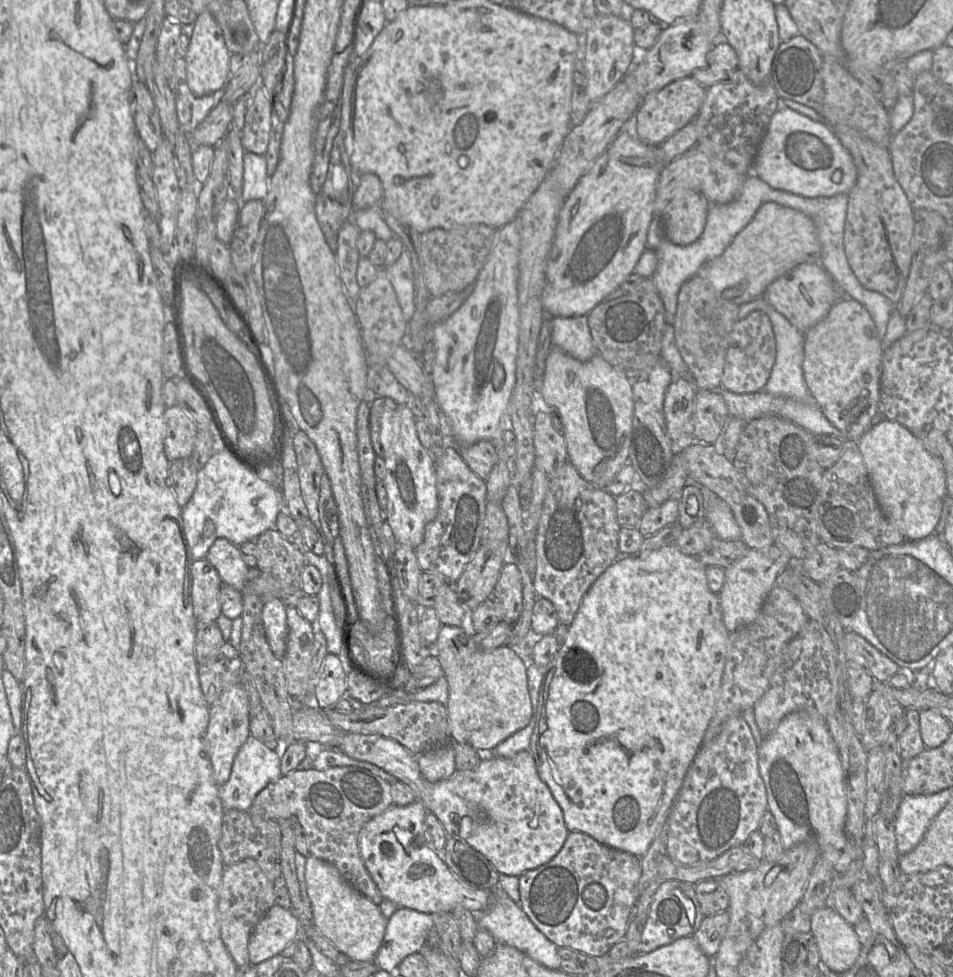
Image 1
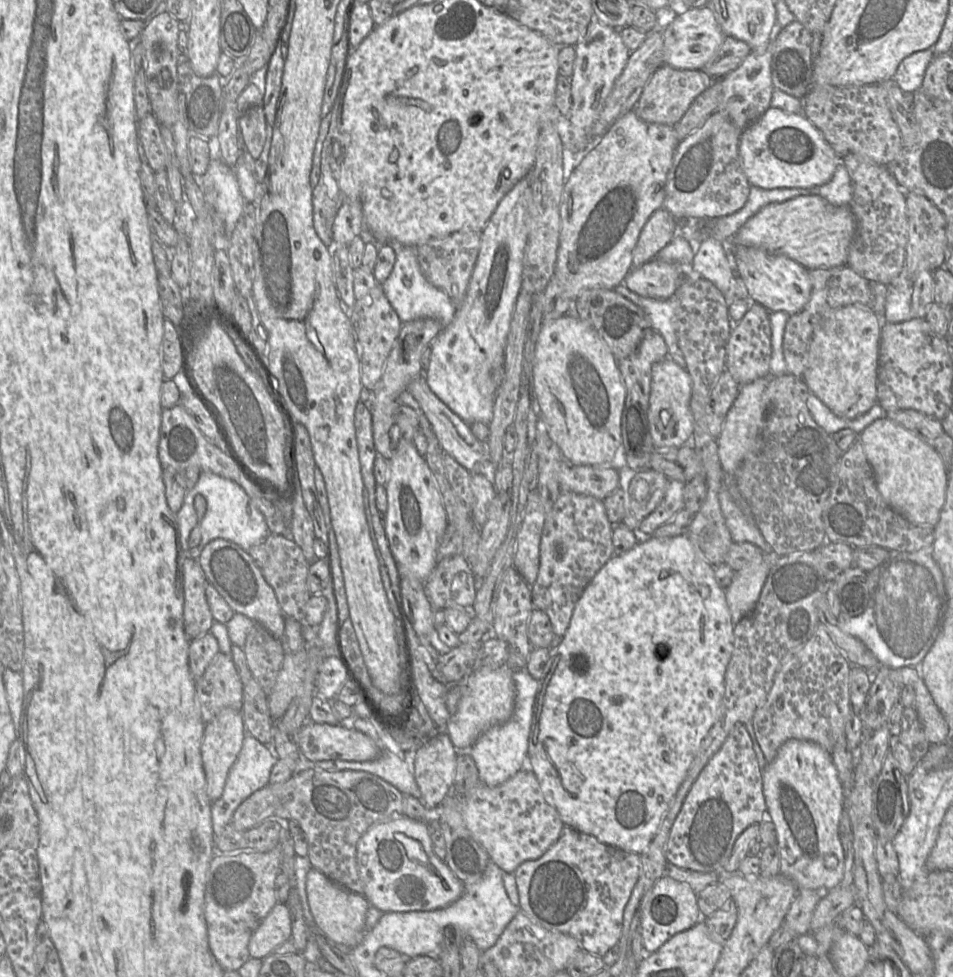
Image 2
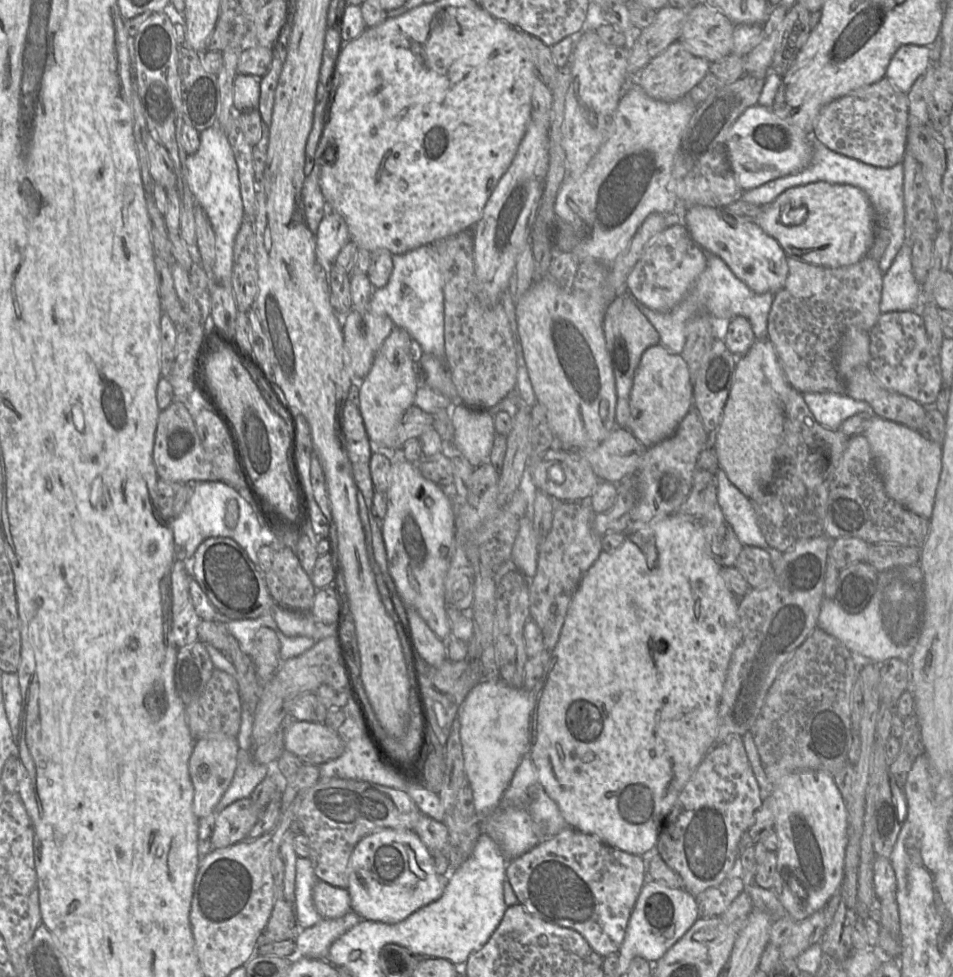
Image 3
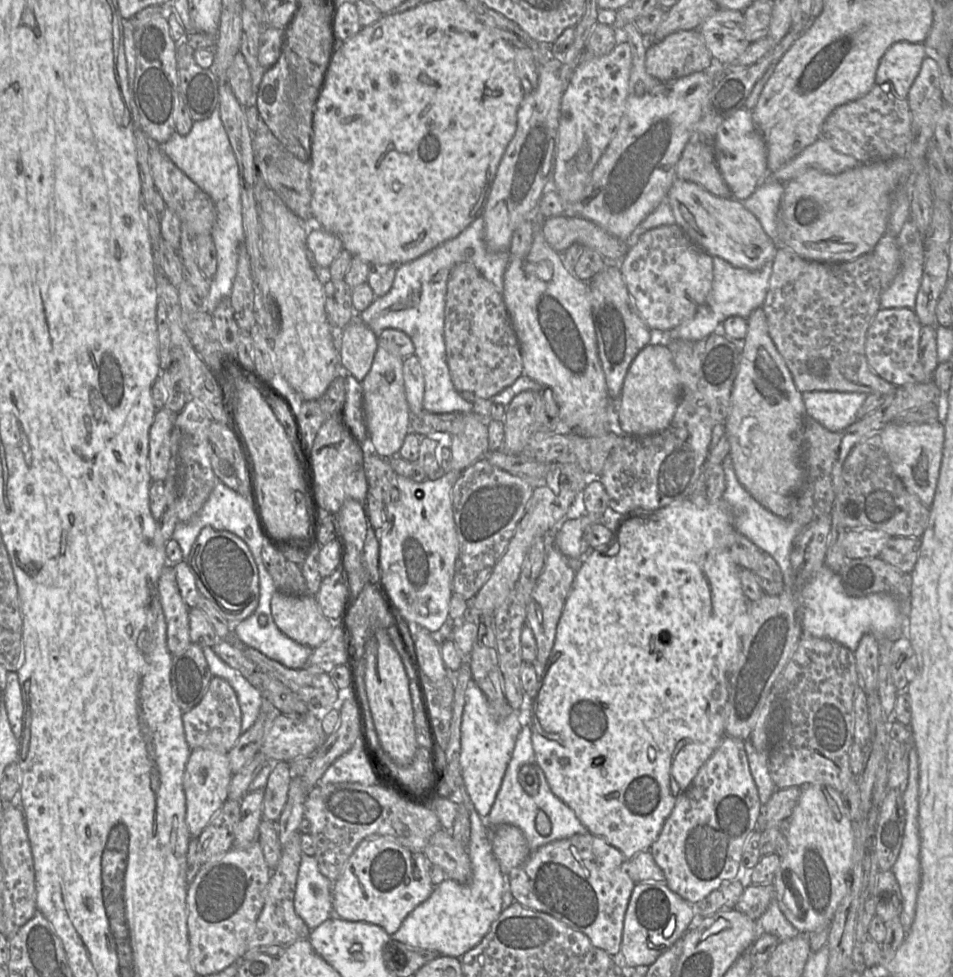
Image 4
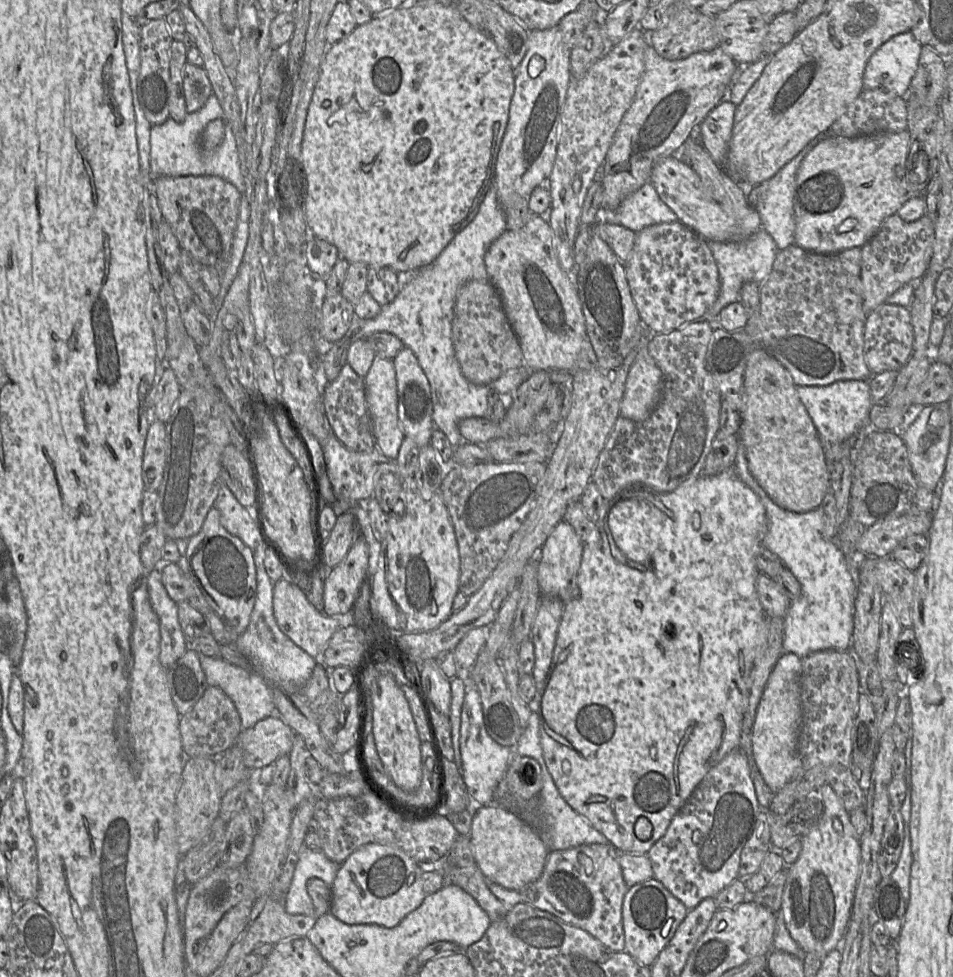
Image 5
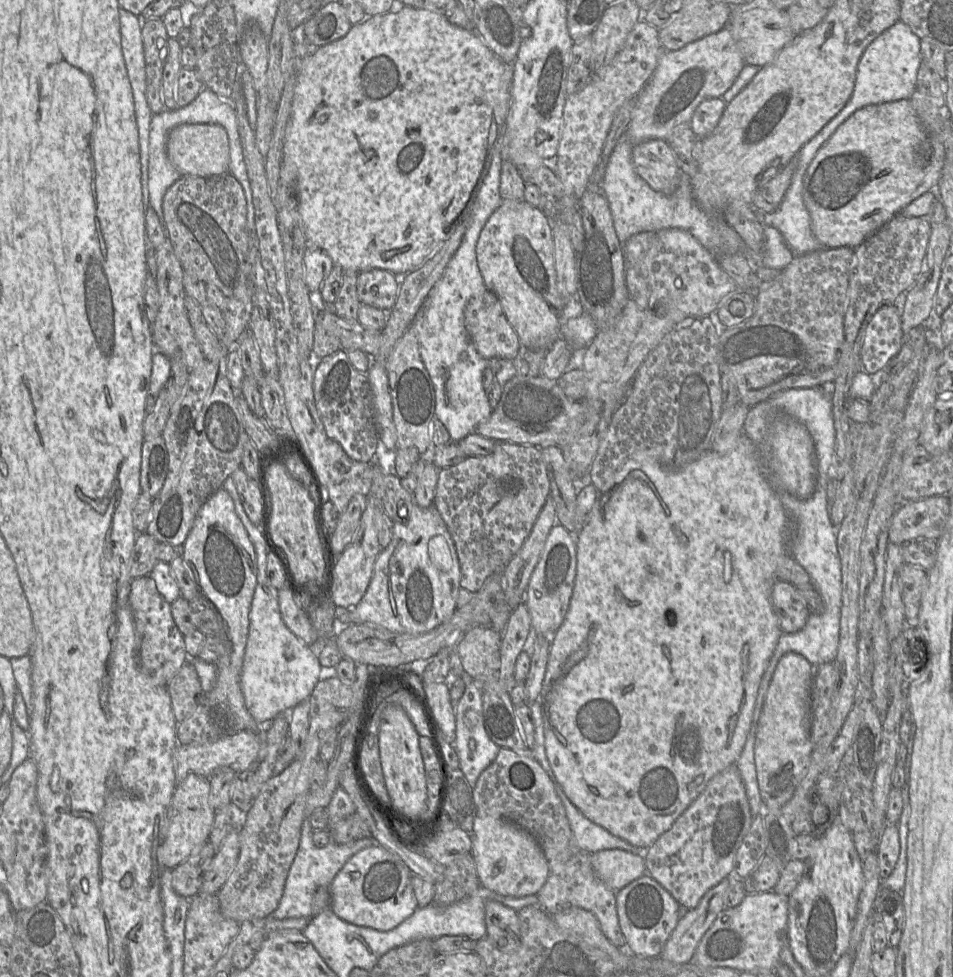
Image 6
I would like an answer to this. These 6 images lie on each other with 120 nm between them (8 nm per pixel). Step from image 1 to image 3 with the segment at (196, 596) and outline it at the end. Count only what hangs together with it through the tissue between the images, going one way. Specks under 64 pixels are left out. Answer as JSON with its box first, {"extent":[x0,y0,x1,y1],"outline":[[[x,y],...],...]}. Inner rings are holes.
{"extent":[169,560,202,649],"outline":[[[183,560],[176,561],[171,568],[169,577],[170,592],[170,611],[171,611],[171,632],[172,641],[178,649],[190,645],[198,640],[197,628],[202,620],[193,606],[193,602],[189,592],[190,575],[186,569]]]}

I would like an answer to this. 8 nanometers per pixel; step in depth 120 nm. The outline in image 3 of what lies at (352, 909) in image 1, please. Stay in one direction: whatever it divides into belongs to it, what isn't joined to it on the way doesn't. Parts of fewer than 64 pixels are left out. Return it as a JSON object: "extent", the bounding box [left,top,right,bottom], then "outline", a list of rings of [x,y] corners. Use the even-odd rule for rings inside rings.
{"extent":[313,880,351,919],"outline":[[[318,880],[313,888],[313,900],[317,912],[324,919],[337,919],[351,911],[347,889]]]}

